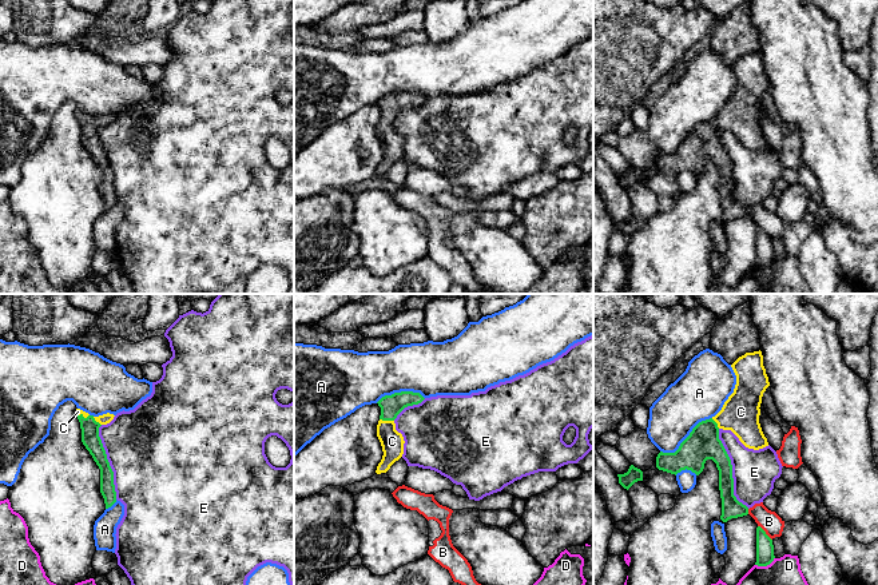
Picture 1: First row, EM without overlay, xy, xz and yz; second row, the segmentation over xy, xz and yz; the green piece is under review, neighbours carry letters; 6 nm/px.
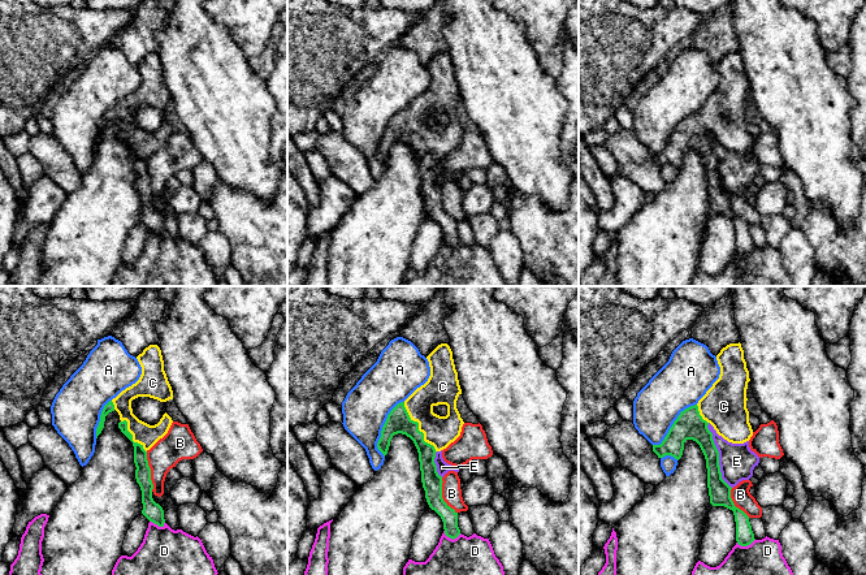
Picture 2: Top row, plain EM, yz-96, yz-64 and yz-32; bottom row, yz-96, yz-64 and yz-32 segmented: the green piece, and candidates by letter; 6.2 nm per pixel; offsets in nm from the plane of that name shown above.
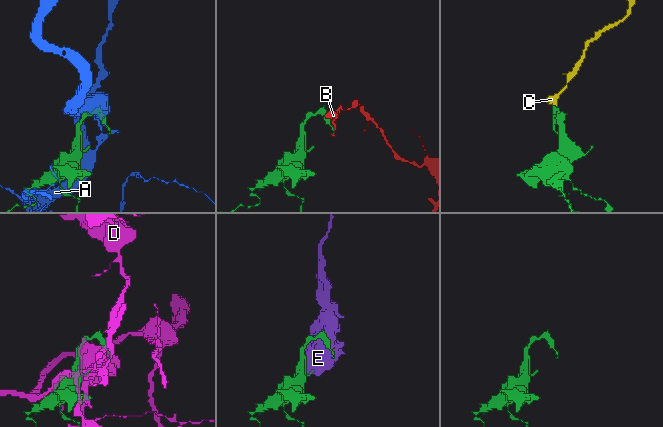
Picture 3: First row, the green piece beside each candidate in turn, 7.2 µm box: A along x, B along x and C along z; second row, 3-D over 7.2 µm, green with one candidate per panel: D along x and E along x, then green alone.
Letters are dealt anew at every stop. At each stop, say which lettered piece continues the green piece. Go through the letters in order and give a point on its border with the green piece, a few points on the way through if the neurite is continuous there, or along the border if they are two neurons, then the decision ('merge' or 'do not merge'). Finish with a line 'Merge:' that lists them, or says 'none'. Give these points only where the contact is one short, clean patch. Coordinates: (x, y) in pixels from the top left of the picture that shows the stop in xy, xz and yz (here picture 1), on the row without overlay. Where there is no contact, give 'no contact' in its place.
A: yz (686, 139) | do not merge
B: yz (765, 234) | do not merge
C: xz (386, 120) | across xz (392, 106), (386, 120), (386, 135), (392, 142) | merge
D: yz (765, 266) | do not merge
E: yz (731, 171) | do not merge
Merge: C

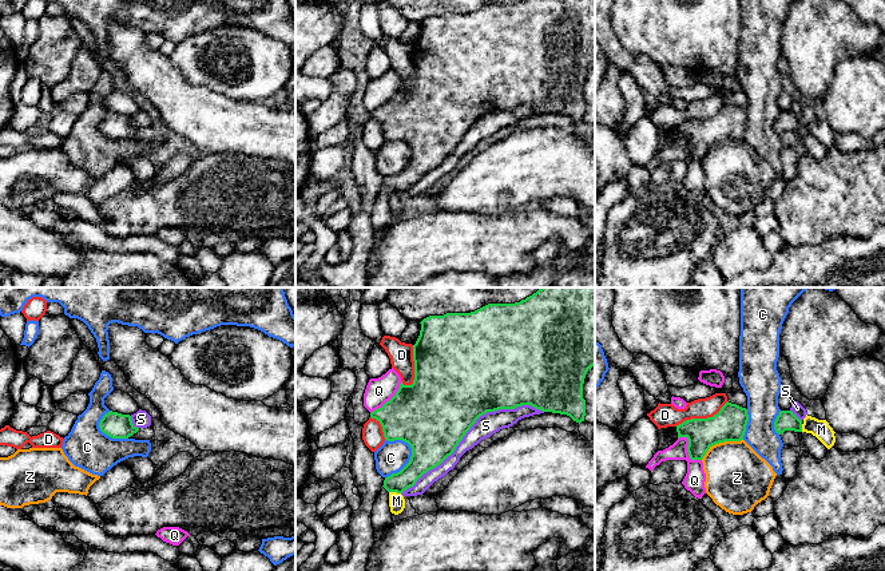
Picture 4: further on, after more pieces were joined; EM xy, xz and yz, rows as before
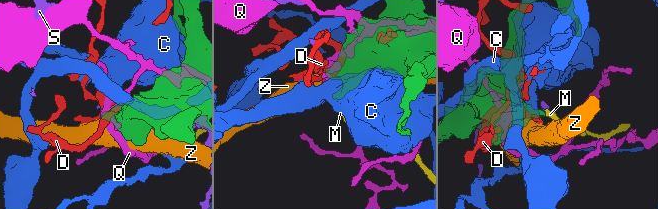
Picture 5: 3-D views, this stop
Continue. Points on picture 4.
C: xz (409, 162) | do not merge
D: yz (701, 119) | do not merge
M: xz (395, 191) | along xz (389, 191), (400, 194) | do not merge
Q: yz (687, 151) | do not merge
S: xz (469, 129) | do not merge
Z: yz (721, 142) | do not merge
Merge: none

